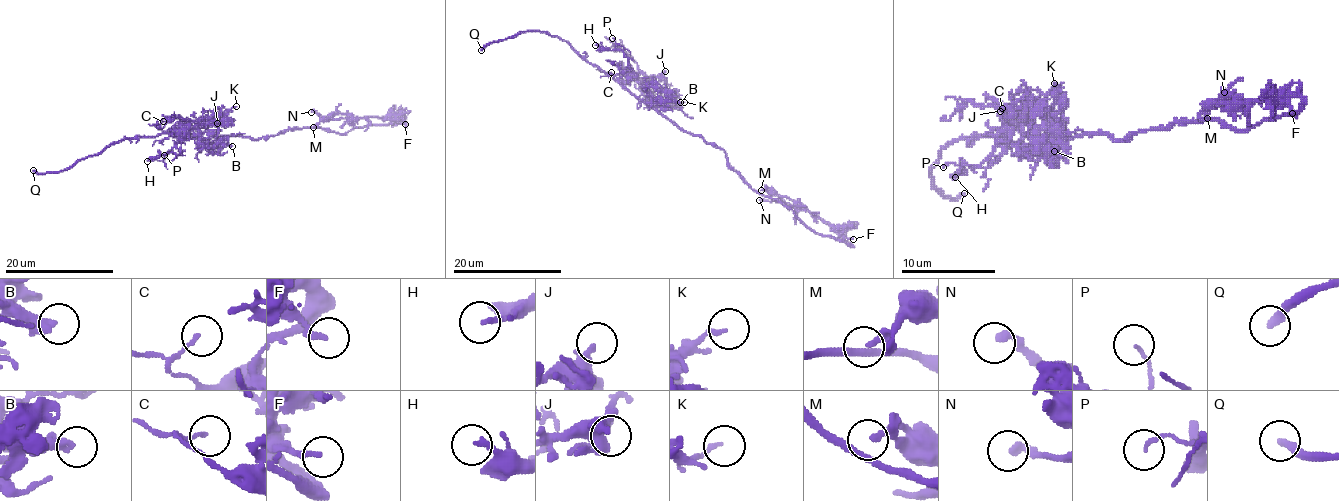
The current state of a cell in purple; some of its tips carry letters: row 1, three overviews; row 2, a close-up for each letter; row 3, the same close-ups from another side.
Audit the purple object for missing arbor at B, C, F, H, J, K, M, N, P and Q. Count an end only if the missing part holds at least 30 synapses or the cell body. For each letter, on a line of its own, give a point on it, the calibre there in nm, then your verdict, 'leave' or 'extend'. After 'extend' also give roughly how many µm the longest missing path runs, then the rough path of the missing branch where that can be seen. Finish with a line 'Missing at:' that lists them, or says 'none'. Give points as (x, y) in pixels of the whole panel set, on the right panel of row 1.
B: place (1054, 151); calibre 360 nm; leave
C: place (1002, 108); calibre 110 nm; leave
F: place (1292, 113); calibre 200 nm; leave
H: place (955, 177); calibre 180 nm; leave
J: place (1000, 111); calibre 360 nm; leave
K: place (1054, 83); calibre 150 nm; leave
M: place (1207, 118); calibre 150 nm; leave
N: place (1224, 92); calibre 280 nm; leave
P: place (943, 167); calibre 110 nm; leave
Q: place (964, 193); calibre 280 nm; extend; missing 40 µm; course (964, 193), (997, 189), (1021, 198), (1063, 233), (1108, 245), (1143, 273)
Missing at: Q

